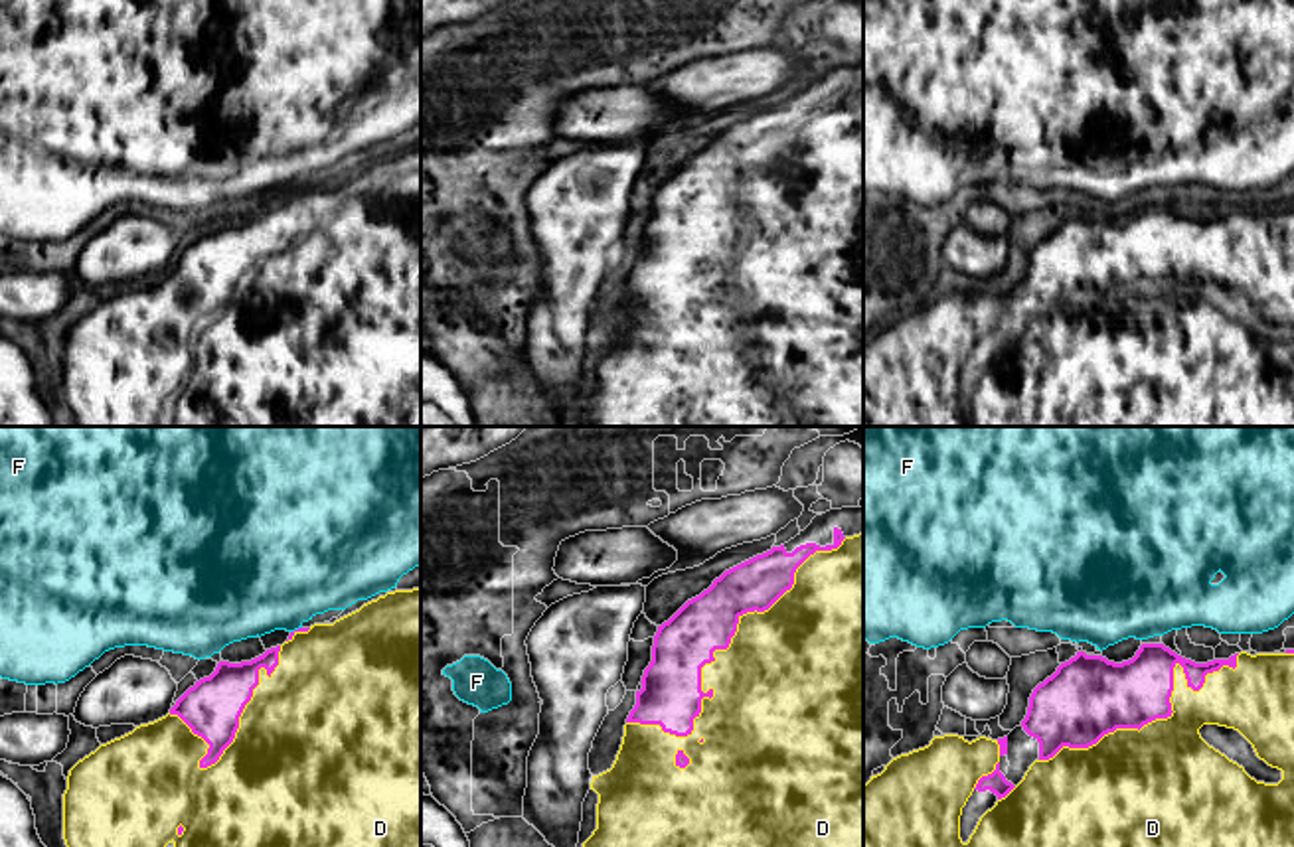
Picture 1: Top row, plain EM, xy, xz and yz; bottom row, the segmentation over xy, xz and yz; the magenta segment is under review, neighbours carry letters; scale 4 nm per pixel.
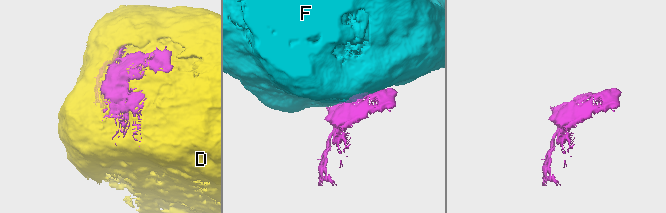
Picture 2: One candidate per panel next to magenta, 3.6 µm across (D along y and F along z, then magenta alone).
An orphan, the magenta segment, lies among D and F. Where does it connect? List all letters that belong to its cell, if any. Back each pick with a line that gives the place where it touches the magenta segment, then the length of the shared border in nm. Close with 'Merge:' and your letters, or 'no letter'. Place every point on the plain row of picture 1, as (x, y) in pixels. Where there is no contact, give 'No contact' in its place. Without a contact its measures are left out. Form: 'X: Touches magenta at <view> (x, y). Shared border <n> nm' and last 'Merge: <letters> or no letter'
D: Touches magenta at xz (722, 206). Shared border 1150 nm
Merge: D

